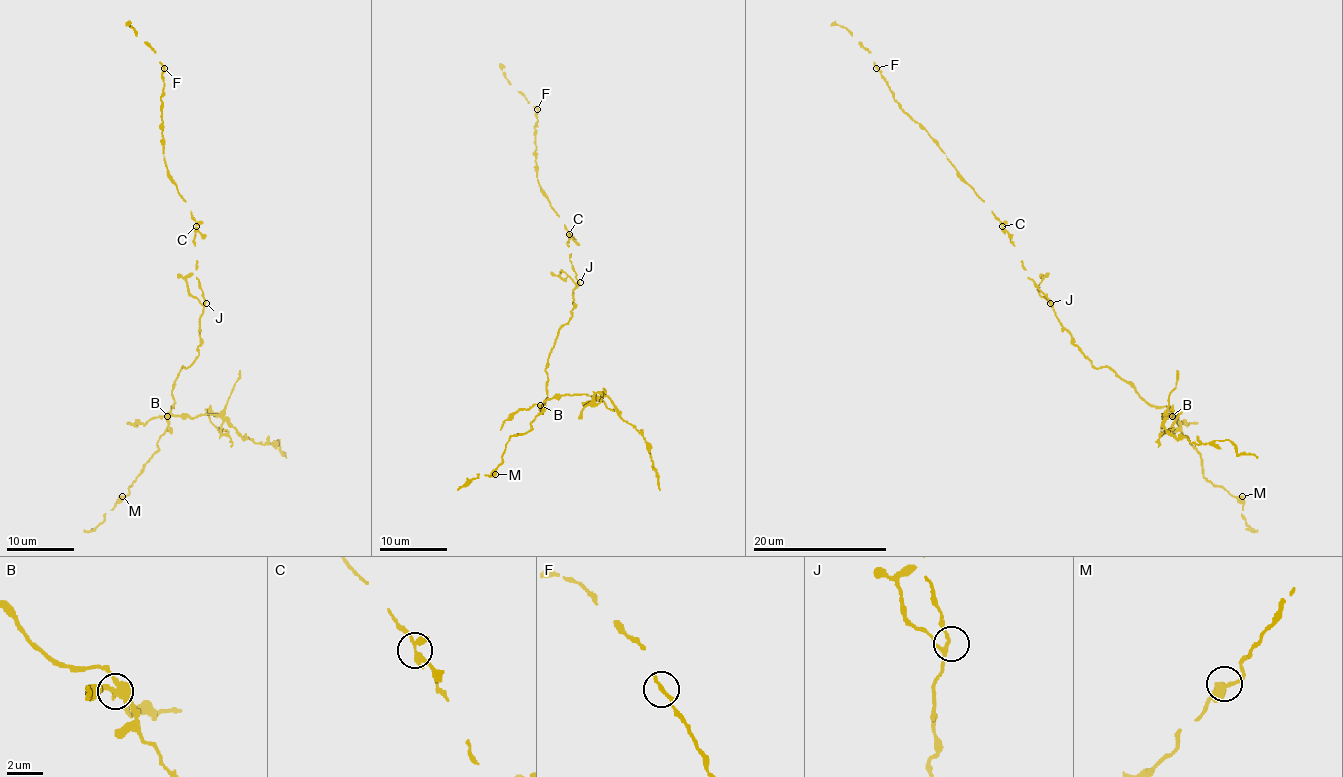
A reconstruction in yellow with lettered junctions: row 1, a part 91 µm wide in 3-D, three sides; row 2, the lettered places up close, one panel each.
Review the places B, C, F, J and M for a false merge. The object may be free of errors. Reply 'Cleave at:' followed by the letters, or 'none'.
Cleave at: B

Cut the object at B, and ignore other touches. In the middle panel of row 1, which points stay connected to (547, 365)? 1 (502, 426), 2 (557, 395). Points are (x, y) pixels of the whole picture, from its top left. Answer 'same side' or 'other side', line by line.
1: other side
2: other side

